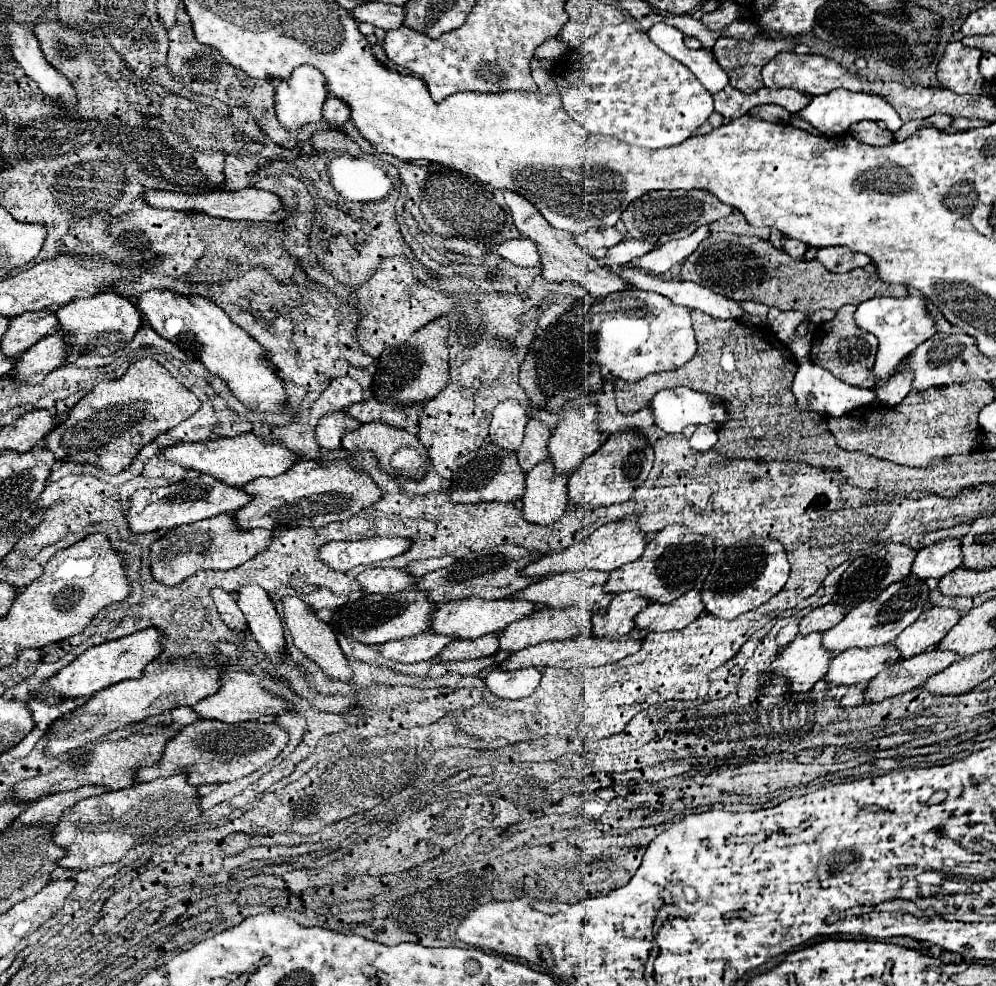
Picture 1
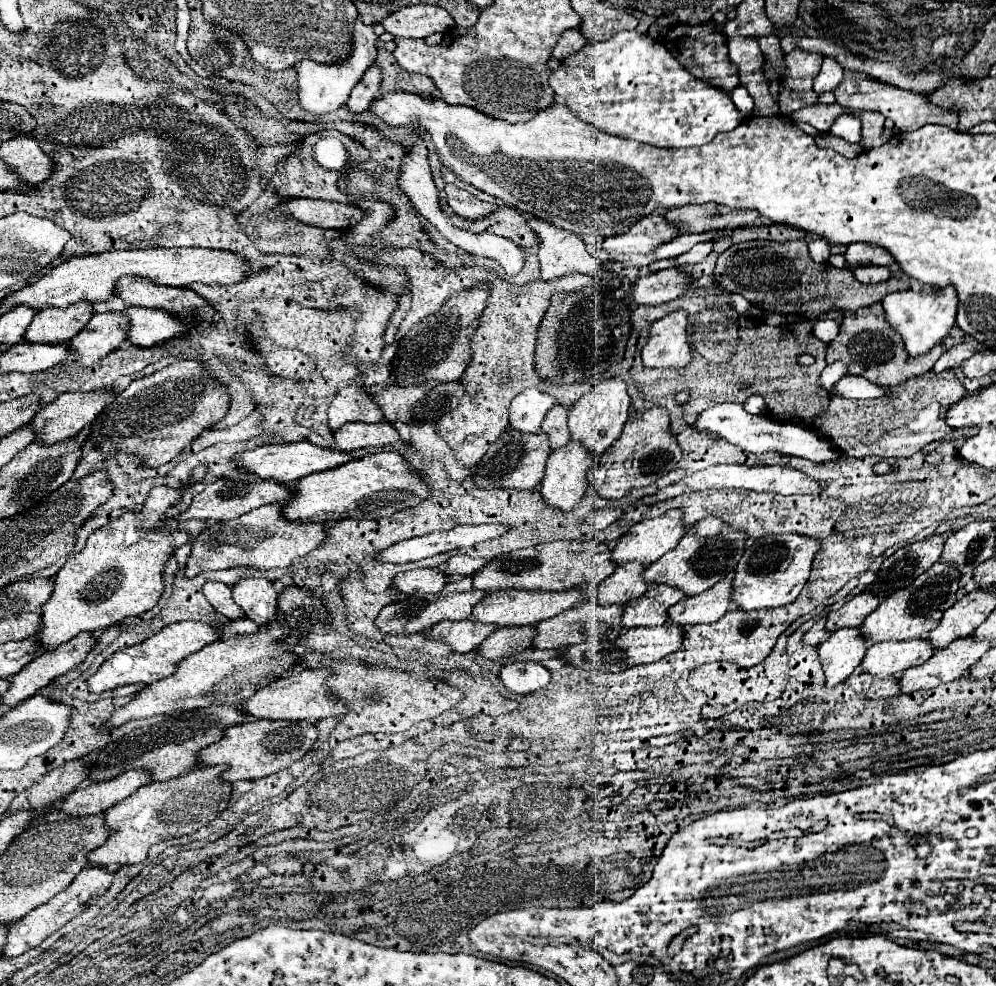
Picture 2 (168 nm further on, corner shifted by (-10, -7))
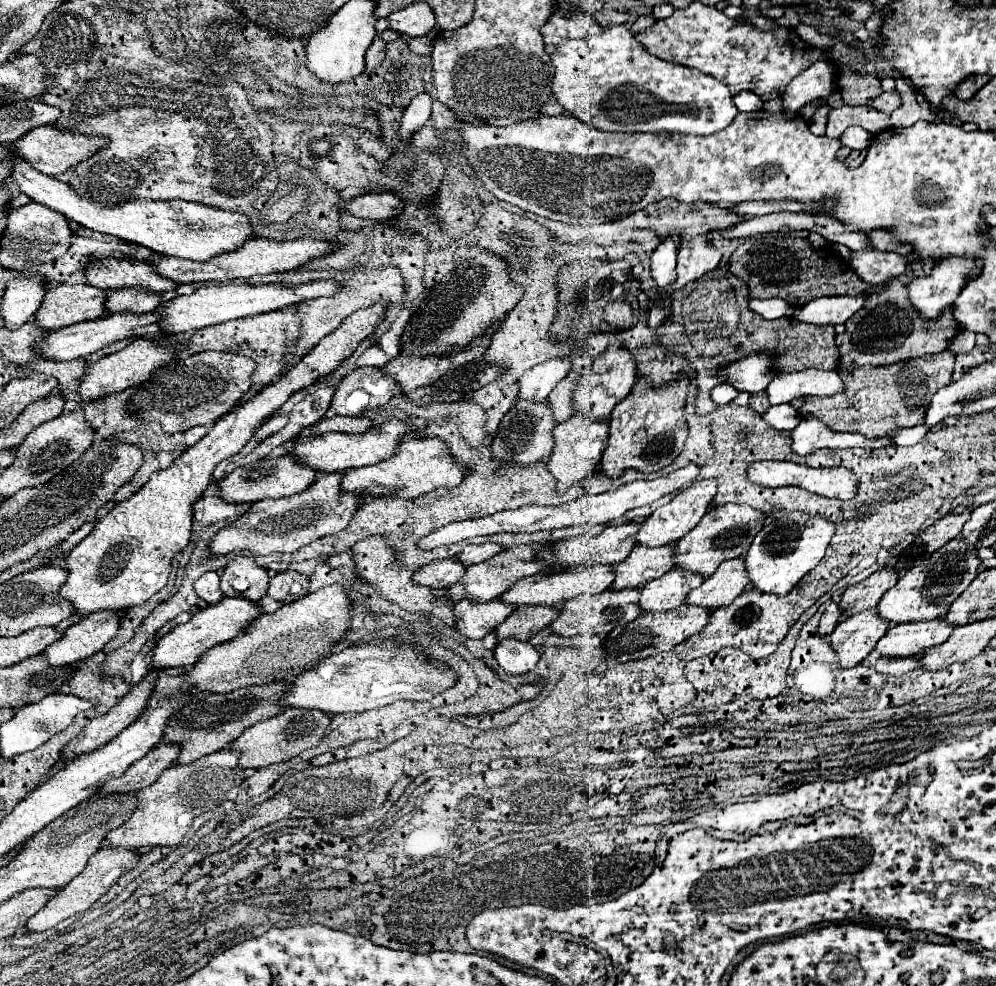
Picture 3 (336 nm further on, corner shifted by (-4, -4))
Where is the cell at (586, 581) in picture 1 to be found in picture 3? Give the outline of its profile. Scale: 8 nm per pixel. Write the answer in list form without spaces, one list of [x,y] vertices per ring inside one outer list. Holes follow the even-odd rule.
[[[636,545],[632,553],[616,565],[616,579],[612,583],[612,589],[620,591],[626,587],[642,587],[650,579],[662,577],[666,571],[670,571],[676,561],[672,559],[674,545],[664,547],[644,547]]]

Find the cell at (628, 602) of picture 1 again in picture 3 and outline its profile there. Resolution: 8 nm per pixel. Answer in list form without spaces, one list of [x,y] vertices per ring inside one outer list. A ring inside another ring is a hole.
[[[674,567],[660,579],[648,581],[642,587],[640,607],[642,611],[668,611],[672,607],[678,607],[680,603],[684,603],[688,591],[700,587],[700,583],[704,583],[702,575]]]

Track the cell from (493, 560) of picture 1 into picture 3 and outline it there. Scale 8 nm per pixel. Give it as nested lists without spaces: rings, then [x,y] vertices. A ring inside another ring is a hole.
[[[628,521],[622,525],[610,525],[606,527],[600,535],[596,537],[588,537],[588,535],[578,535],[578,537],[570,537],[570,539],[562,539],[554,543],[554,549],[544,549],[540,553],[542,559],[546,559],[552,567],[572,567],[572,565],[582,565],[582,563],[608,563],[608,565],[618,565],[622,563],[630,551],[636,545],[636,531],[640,529],[640,523]]]

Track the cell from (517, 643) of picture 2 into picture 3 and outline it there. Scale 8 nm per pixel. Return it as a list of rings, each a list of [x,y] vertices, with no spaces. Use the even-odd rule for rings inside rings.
[[[520,607],[520,609],[514,609],[512,615],[500,627],[496,627],[498,641],[502,641],[506,637],[516,637],[516,639],[528,641],[540,629],[548,627],[558,615],[560,615],[560,609],[556,609],[556,607]]]

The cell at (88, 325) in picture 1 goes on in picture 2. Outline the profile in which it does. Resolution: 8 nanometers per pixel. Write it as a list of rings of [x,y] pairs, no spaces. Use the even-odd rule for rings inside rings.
[[[126,308],[122,314],[130,318],[130,338],[128,342],[138,348],[150,348],[158,342],[170,340],[184,332],[184,324],[178,318],[172,318],[164,310],[146,310],[146,308]]]

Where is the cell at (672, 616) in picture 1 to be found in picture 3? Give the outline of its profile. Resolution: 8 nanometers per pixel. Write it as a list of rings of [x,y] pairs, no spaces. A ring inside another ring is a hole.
[[[736,557],[732,561],[724,561],[714,575],[706,577],[706,581],[690,591],[686,603],[702,605],[702,607],[724,607],[732,603],[744,589],[748,587],[748,575],[744,567],[744,557]]]

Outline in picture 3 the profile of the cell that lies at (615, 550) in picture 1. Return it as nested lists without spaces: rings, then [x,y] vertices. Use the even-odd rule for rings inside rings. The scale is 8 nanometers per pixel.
[[[704,479],[704,481],[694,481],[688,489],[680,491],[668,505],[656,509],[640,527],[638,535],[636,535],[636,543],[638,545],[646,545],[646,547],[662,547],[662,545],[670,545],[676,543],[678,539],[682,539],[688,531],[692,531],[698,521],[704,517],[704,513],[710,509],[712,499],[716,497],[718,491],[718,481],[716,479]]]

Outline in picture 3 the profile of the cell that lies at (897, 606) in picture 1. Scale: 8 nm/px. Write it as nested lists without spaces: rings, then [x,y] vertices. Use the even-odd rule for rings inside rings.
[[[956,537],[942,545],[936,553],[924,559],[920,565],[912,567],[878,603],[878,613],[890,623],[910,623],[910,621],[930,621],[946,617],[950,605],[962,595],[962,591],[976,579],[980,559],[976,547],[968,547],[964,539]]]

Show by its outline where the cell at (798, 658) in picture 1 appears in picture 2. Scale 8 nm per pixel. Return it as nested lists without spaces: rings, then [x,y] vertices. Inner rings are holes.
[[[858,628],[836,630],[818,646],[818,660],[824,668],[826,688],[834,688],[836,684],[844,682],[854,668],[862,662],[866,654],[868,642],[860,638]]]

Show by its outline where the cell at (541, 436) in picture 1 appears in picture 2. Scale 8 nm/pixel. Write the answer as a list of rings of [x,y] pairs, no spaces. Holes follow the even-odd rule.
[[[554,406],[546,418],[542,420],[542,432],[546,432],[548,440],[550,440],[550,450],[558,450],[560,446],[566,446],[566,442],[570,442],[570,432],[566,426],[566,414],[568,410],[564,406]]]

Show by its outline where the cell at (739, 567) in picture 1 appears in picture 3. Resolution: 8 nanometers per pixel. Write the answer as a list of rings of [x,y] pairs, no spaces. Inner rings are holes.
[[[796,511],[780,519],[768,517],[746,555],[746,571],[752,587],[774,595],[788,595],[792,587],[796,587],[796,583],[822,561],[832,537],[834,523],[822,515],[808,515]]]

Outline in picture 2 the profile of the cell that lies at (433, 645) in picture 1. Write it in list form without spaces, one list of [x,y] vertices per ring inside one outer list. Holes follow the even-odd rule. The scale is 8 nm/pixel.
[[[460,620],[460,622],[440,622],[424,632],[428,640],[440,640],[450,646],[452,652],[464,654],[472,652],[490,632],[494,626],[484,626],[480,622],[472,620]]]

